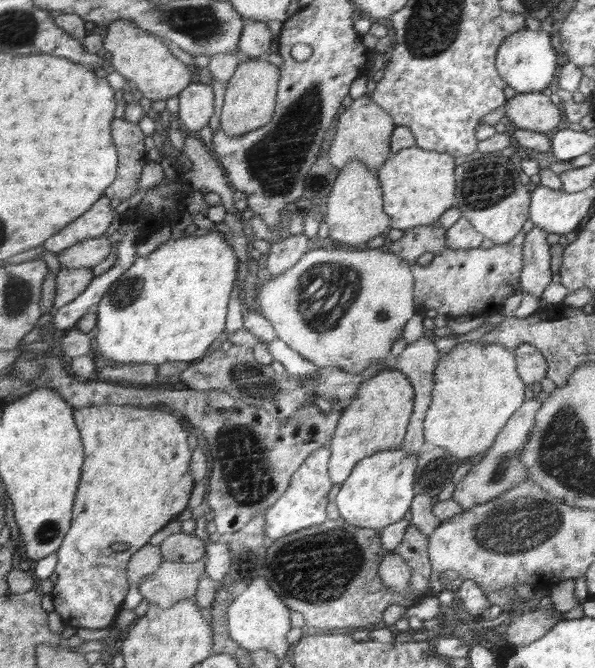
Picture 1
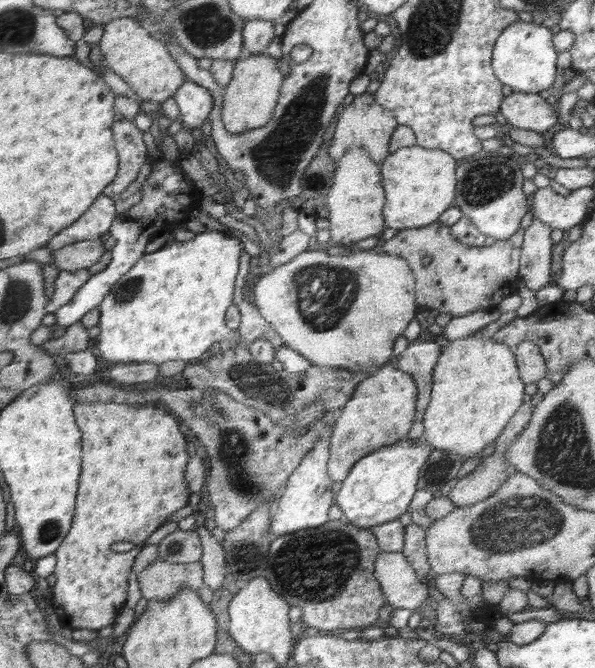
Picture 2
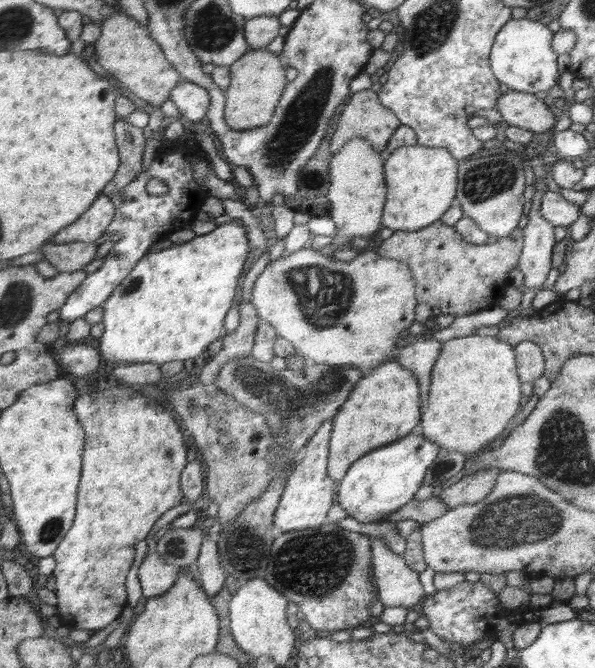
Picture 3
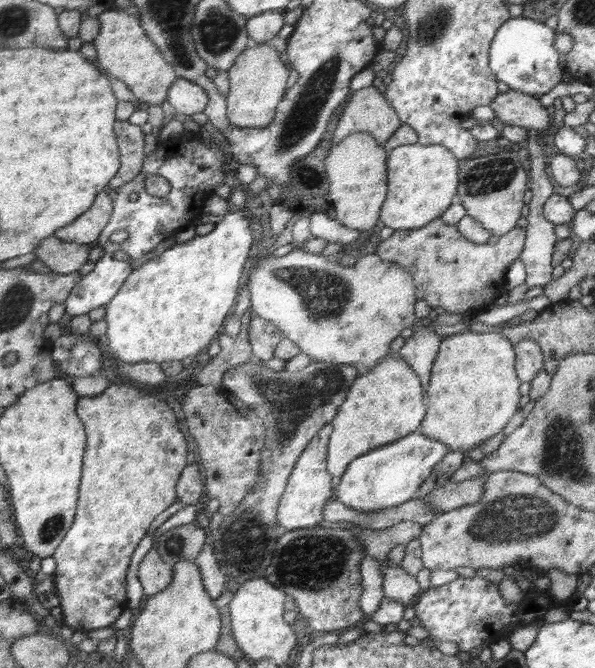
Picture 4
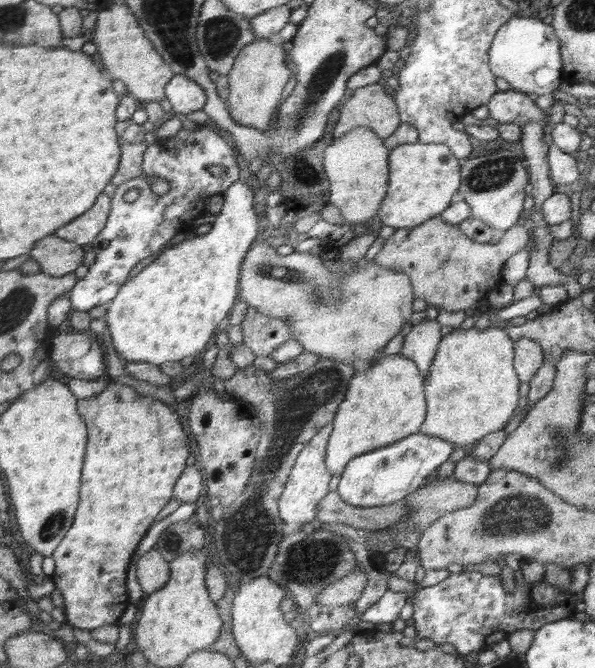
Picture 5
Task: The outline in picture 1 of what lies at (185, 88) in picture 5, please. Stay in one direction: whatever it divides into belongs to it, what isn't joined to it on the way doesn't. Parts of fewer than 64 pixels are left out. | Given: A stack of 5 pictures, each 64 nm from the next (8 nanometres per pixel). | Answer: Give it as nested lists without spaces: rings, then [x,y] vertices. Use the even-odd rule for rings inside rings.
[[[193,83],[181,92],[180,118],[188,131],[197,135],[199,130],[206,128],[216,110],[216,94],[208,84]]]

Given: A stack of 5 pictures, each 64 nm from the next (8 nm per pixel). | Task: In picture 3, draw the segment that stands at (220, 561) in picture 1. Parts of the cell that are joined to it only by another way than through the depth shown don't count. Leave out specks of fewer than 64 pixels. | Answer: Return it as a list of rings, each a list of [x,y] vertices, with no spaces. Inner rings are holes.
[[[207,533],[203,544],[203,551],[197,563],[202,571],[203,588],[212,598],[223,589],[223,584],[227,578],[220,564],[218,541],[215,536]]]

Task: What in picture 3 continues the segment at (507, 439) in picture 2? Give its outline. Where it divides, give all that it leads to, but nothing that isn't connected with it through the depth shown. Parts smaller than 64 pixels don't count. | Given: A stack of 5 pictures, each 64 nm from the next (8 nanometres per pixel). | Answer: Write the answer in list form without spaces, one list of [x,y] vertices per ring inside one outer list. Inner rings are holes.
[[[484,468],[474,474],[466,475],[456,484],[442,489],[439,499],[448,504],[450,509],[465,504],[476,504],[484,500],[496,486],[501,476],[501,468]]]

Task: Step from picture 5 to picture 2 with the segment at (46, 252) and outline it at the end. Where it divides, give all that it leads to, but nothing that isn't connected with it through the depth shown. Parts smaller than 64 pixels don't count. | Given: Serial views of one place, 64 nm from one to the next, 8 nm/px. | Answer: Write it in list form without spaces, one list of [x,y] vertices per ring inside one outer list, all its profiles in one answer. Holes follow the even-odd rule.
[[[104,239],[86,240],[58,250],[51,250],[54,264],[62,271],[76,272],[88,269],[100,262],[106,254],[106,241]]]

